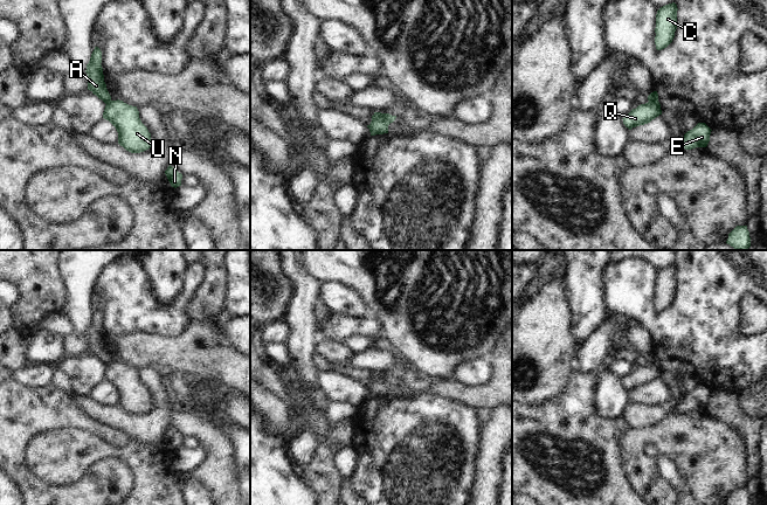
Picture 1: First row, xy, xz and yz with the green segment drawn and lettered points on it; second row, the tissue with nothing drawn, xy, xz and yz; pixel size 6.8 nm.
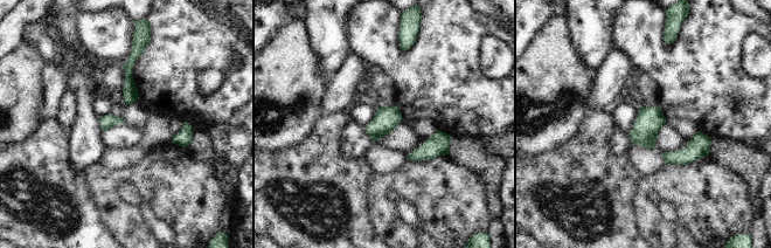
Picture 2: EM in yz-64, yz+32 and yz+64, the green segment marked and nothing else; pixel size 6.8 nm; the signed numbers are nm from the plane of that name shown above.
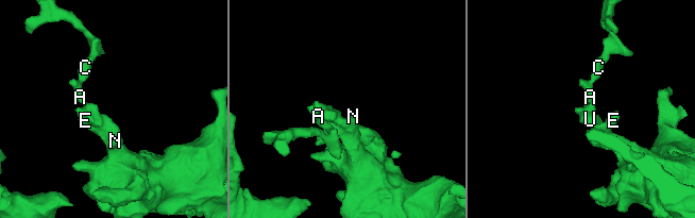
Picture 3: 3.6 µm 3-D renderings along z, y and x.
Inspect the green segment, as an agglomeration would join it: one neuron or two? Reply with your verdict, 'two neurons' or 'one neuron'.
two neurons

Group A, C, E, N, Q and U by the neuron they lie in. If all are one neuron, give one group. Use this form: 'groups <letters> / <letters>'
groups A C / E N Q U

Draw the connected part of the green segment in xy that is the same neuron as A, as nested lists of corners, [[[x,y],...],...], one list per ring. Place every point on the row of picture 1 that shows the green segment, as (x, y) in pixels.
[[[95,47],[85,70],[88,75],[88,90],[108,104],[111,102],[111,96],[104,82],[103,68],[101,63],[102,51],[98,47]]]

